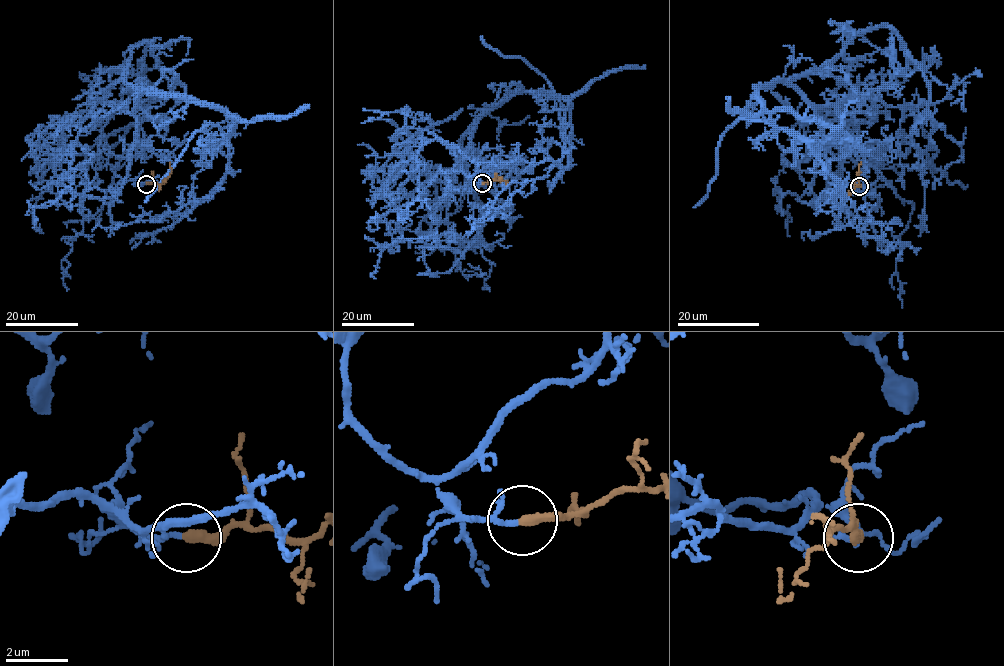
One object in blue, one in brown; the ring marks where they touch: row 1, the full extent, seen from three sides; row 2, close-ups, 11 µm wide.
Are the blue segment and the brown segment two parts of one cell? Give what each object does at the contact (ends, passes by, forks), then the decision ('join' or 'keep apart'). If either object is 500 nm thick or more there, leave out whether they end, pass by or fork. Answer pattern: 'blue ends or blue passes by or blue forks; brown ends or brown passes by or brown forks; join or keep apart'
blue passes by; brown ends; join

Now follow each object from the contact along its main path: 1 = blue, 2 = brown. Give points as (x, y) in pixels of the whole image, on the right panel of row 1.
1: (859, 186), (830, 169), (816, 109), (791, 82), (887, 25), (929, 88), (927, 155), (967, 184)
2: (859, 186), (855, 186), (860, 162)

